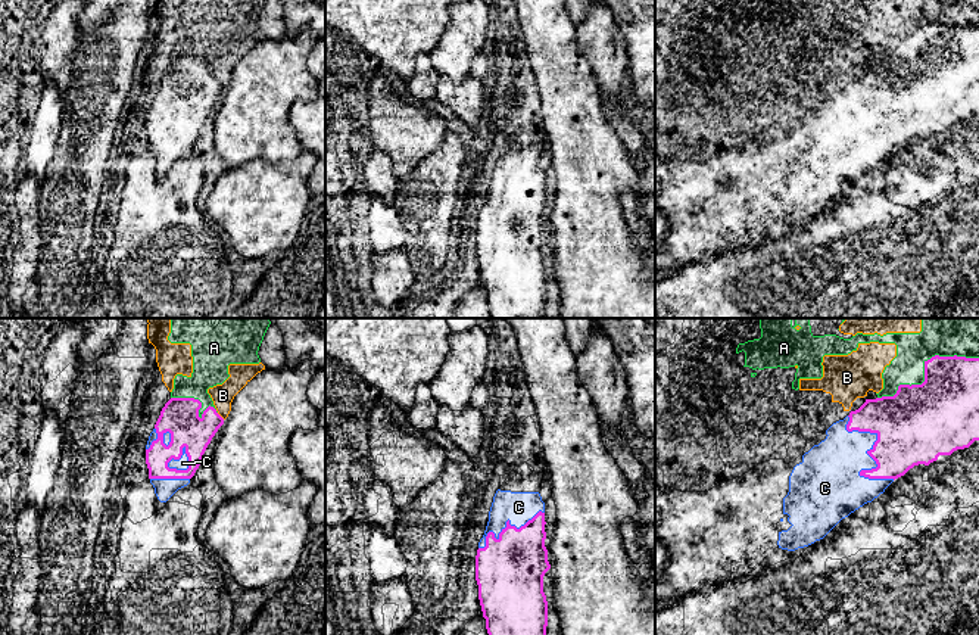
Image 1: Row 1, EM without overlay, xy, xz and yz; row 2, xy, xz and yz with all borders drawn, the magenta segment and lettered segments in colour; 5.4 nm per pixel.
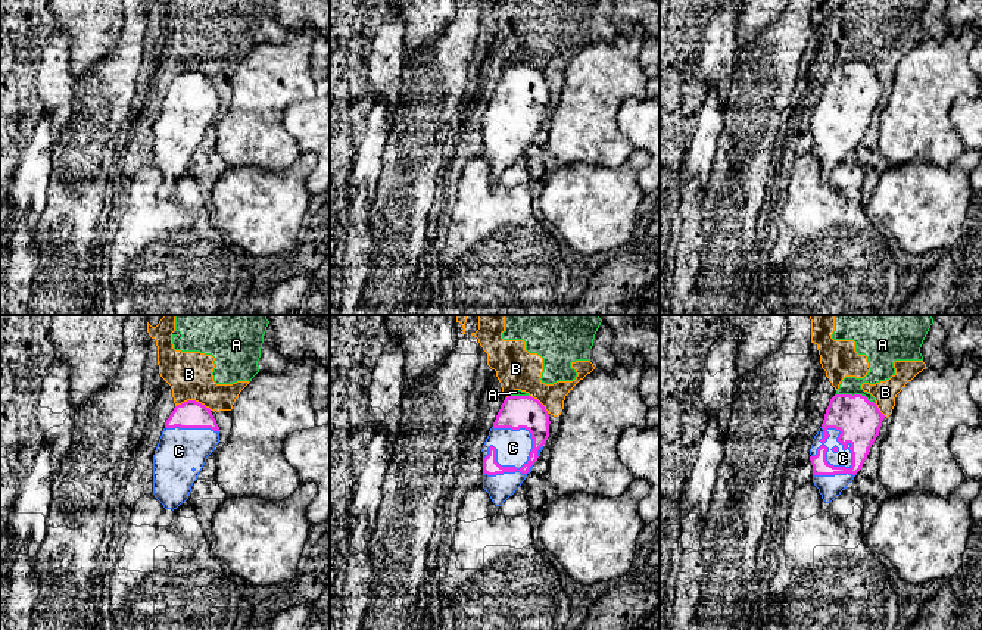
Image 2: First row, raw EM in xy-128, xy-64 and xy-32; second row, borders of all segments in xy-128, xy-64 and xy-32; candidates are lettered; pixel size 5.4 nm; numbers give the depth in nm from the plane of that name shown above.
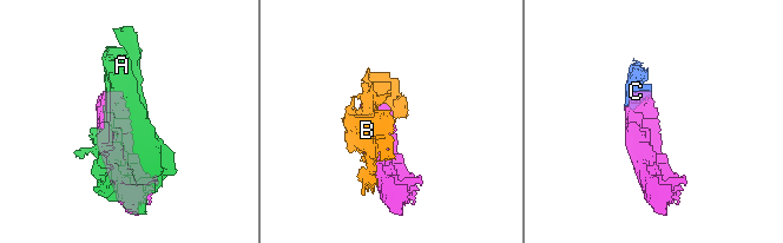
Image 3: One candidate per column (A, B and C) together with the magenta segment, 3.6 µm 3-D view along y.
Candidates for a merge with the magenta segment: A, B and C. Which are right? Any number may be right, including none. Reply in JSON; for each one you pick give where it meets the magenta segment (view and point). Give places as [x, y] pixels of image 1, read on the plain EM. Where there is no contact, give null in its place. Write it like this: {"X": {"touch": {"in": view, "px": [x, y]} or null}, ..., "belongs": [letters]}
{"C": {"touch": {"in": "yz", "px": [869, 124]}}, "belongs": ["C"]}

